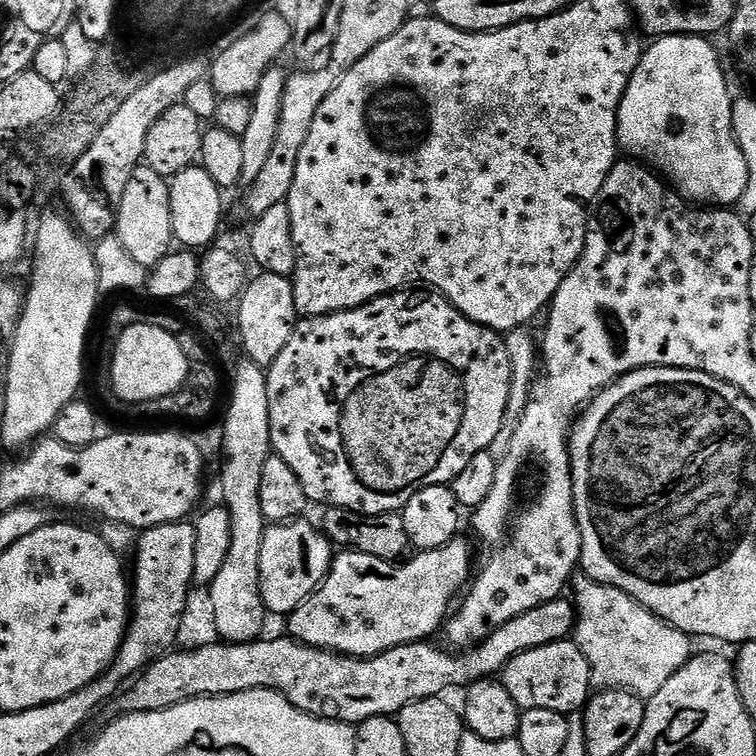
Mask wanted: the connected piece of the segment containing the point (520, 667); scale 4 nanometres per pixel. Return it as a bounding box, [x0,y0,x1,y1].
[502,639,594,714]

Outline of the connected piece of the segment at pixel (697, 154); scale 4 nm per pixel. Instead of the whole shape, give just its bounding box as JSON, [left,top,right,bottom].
[616,36,748,209]

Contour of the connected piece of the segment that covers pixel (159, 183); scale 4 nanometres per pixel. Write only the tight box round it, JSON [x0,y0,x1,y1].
[114,166,174,269]

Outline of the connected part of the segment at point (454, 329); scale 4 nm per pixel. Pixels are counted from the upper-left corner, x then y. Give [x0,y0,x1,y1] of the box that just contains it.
[266,290,511,514]

